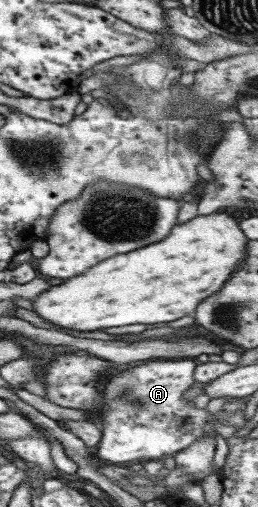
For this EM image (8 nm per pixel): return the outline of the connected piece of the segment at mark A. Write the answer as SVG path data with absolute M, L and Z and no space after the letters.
M155 358L109 374L103 382L104 404L100 410L103 430L97 446L98 460L119 466L164 460L204 438L206 408L195 409L192 401L183 400L185 391L196 382L193 376L196 365L195 359Z

